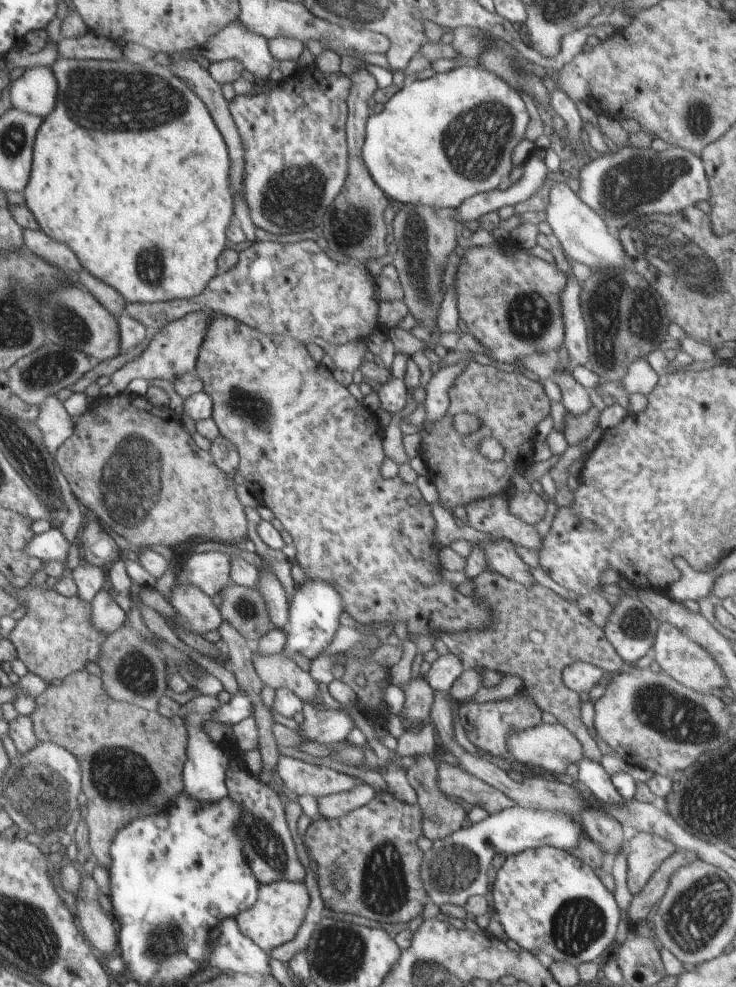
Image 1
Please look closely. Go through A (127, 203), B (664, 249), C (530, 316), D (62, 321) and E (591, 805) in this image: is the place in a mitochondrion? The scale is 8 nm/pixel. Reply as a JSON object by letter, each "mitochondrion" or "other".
{"A":"other","B":"mitochondrion","C":"mitochondrion","D":"mitochondrion","E":"other"}

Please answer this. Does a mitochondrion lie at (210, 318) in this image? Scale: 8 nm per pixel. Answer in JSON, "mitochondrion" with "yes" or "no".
{"mitochondrion":"no"}

